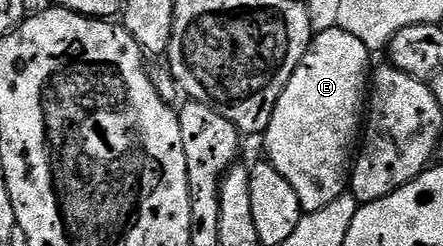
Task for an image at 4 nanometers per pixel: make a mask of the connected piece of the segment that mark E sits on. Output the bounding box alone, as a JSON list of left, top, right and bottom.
[262,28,373,213]

